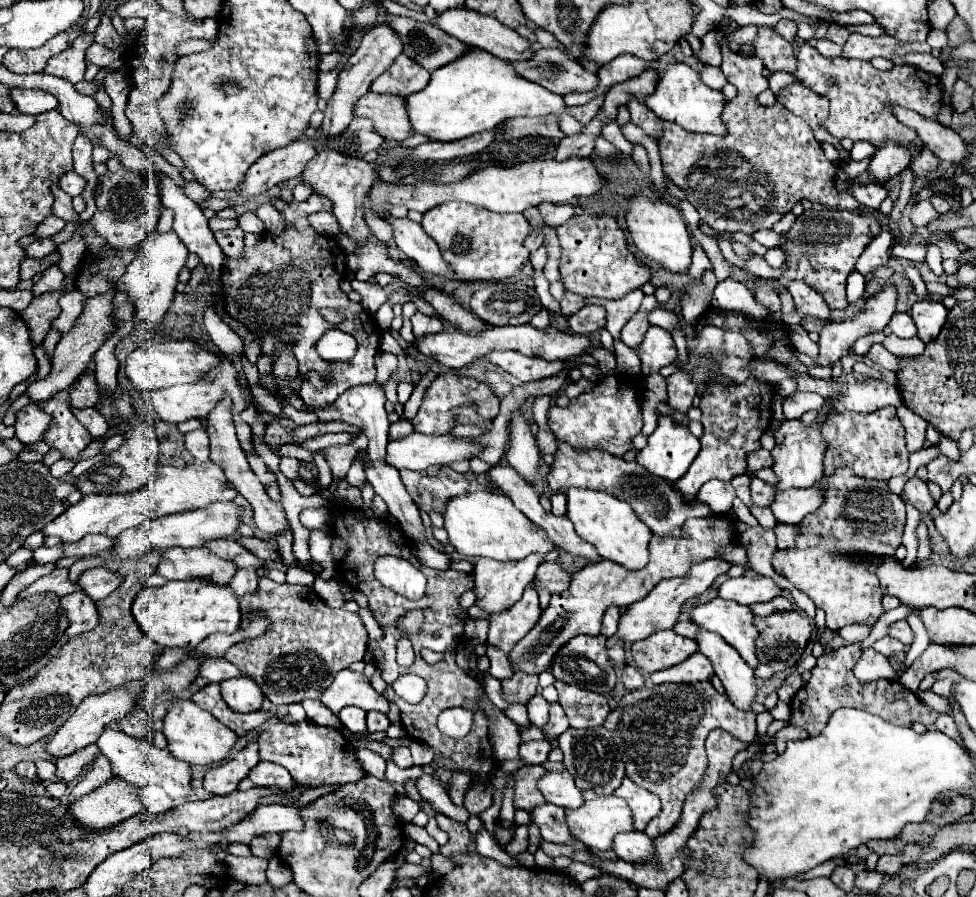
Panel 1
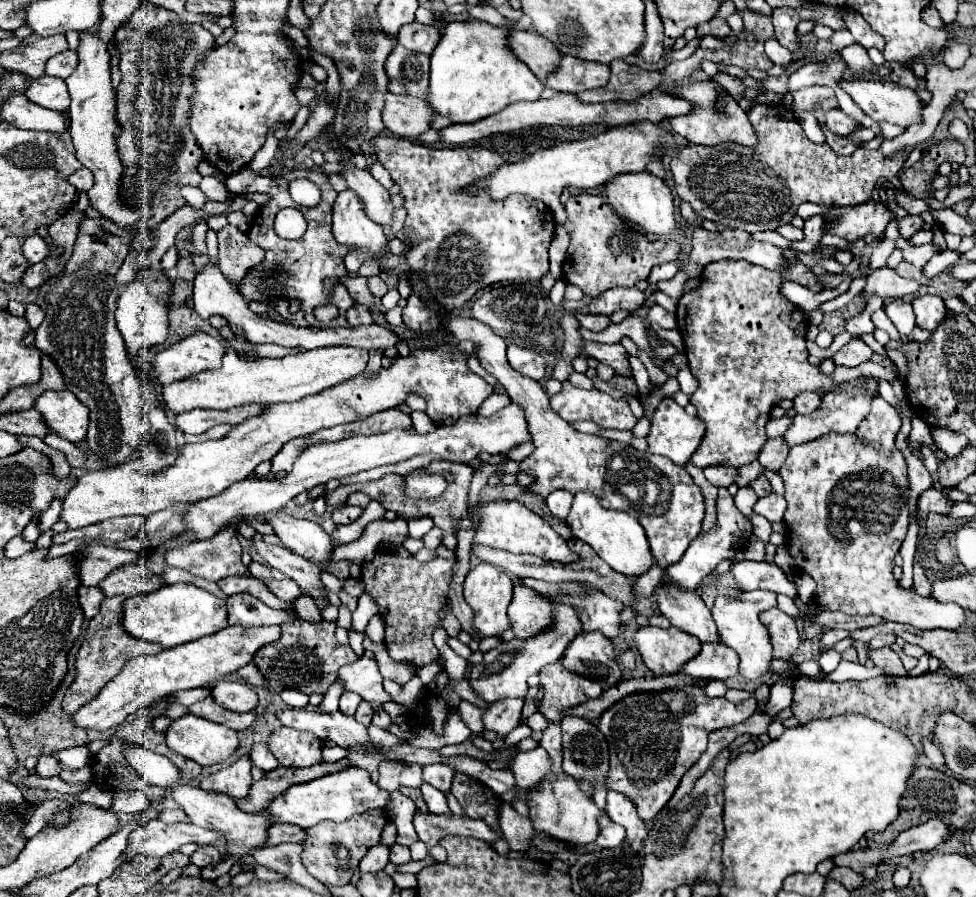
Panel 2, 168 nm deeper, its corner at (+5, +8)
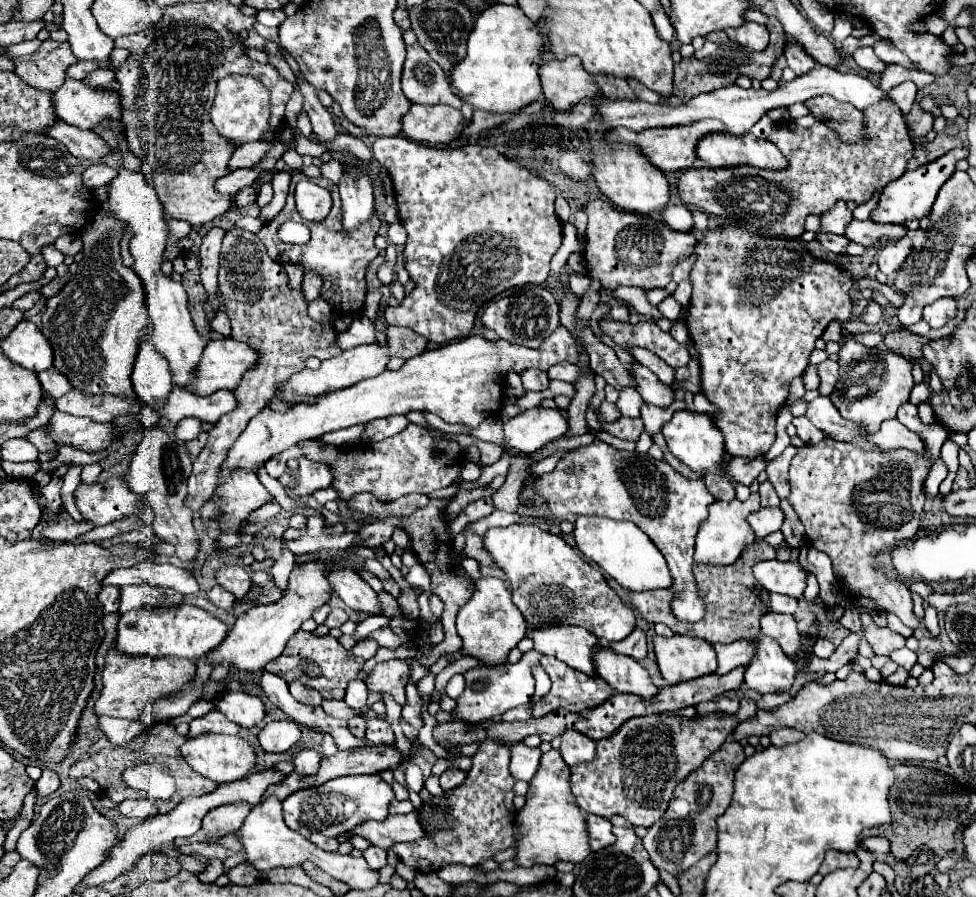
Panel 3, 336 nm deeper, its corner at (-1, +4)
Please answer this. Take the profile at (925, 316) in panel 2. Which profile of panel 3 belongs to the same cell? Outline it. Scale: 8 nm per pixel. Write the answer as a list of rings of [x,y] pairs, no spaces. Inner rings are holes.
[[[940,298],[924,308],[924,320],[932,328],[942,328],[954,316],[956,316],[956,300],[954,298]]]

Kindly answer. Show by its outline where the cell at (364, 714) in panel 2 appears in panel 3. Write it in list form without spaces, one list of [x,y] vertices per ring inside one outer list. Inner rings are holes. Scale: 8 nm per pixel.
[[[362,714],[362,716],[354,716],[354,718],[350,718],[348,720],[348,728],[356,734],[356,736],[364,736],[364,732],[366,732],[366,722],[368,722],[368,718]]]

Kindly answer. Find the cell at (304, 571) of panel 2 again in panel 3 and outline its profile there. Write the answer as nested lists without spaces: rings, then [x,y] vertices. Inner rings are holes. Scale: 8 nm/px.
[[[332,608],[332,612],[328,614],[328,618],[326,618],[326,626],[328,628],[338,628],[338,626],[342,626],[344,622],[348,620],[348,614],[342,610],[342,608]]]

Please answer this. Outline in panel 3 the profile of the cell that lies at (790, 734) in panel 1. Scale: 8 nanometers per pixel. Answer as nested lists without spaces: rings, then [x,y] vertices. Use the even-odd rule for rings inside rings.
[[[778,728],[774,732],[770,732],[770,740],[774,746],[786,746],[786,744],[794,744],[798,740],[802,740],[804,734],[800,730],[794,728]]]

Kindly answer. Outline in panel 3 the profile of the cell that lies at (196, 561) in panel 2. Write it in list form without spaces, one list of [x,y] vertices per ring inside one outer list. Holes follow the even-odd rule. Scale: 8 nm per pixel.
[[[226,564],[216,572],[216,582],[220,586],[224,586],[226,590],[230,590],[236,600],[242,600],[250,588],[252,588],[252,578],[246,572],[246,568],[242,568],[240,564]]]

